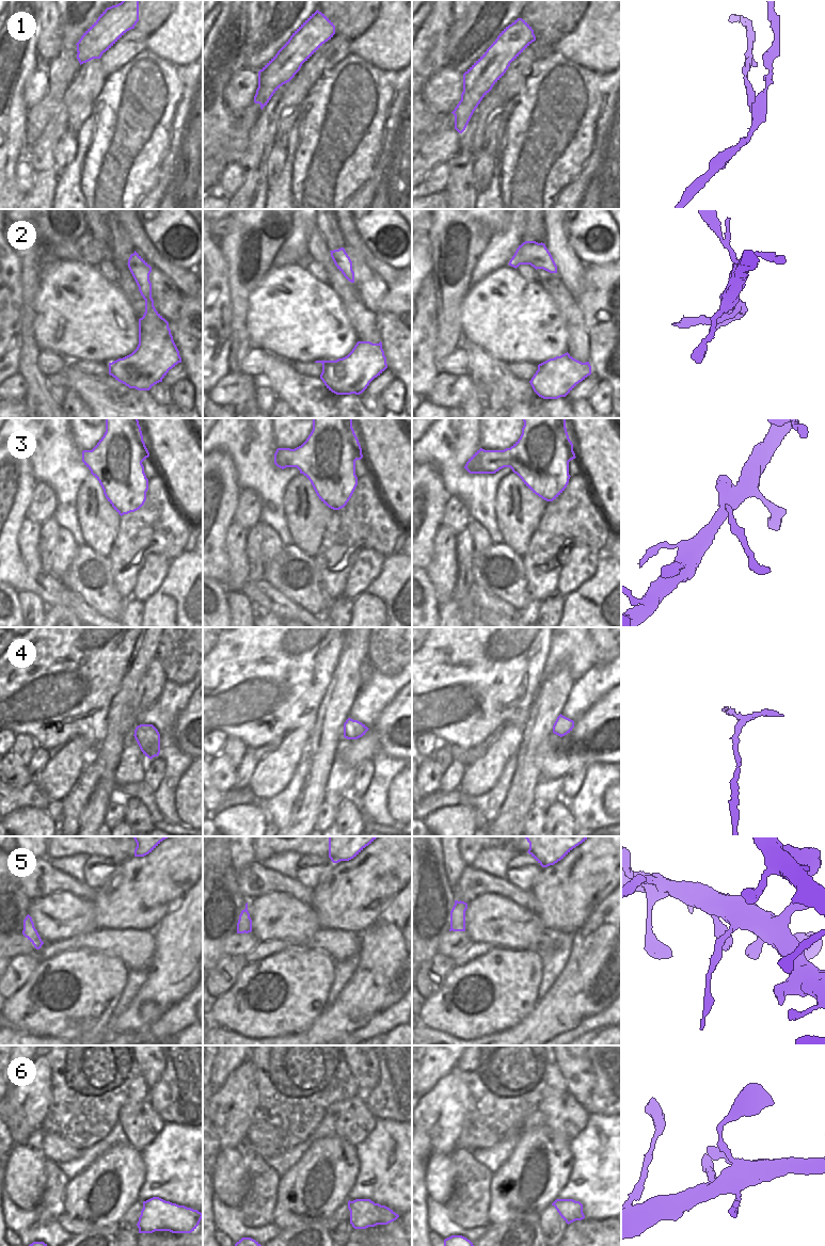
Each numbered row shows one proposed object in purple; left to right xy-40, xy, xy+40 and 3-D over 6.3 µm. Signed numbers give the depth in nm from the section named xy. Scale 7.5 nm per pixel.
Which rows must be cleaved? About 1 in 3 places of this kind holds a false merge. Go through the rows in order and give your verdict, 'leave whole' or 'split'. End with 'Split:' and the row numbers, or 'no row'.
1: split
2: leave whole
3: leave whole
4: leave whole
5: split
6: leave whole
Split: 1, 5

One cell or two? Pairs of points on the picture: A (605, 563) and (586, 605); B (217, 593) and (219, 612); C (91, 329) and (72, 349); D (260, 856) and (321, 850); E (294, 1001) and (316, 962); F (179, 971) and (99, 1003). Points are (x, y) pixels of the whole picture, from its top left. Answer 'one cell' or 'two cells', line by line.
A: one cell
B: one cell
C: one cell
D: one cell
E: one cell
F: two cells

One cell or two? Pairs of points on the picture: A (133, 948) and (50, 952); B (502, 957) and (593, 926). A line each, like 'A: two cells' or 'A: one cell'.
A: one cell
B: two cells

